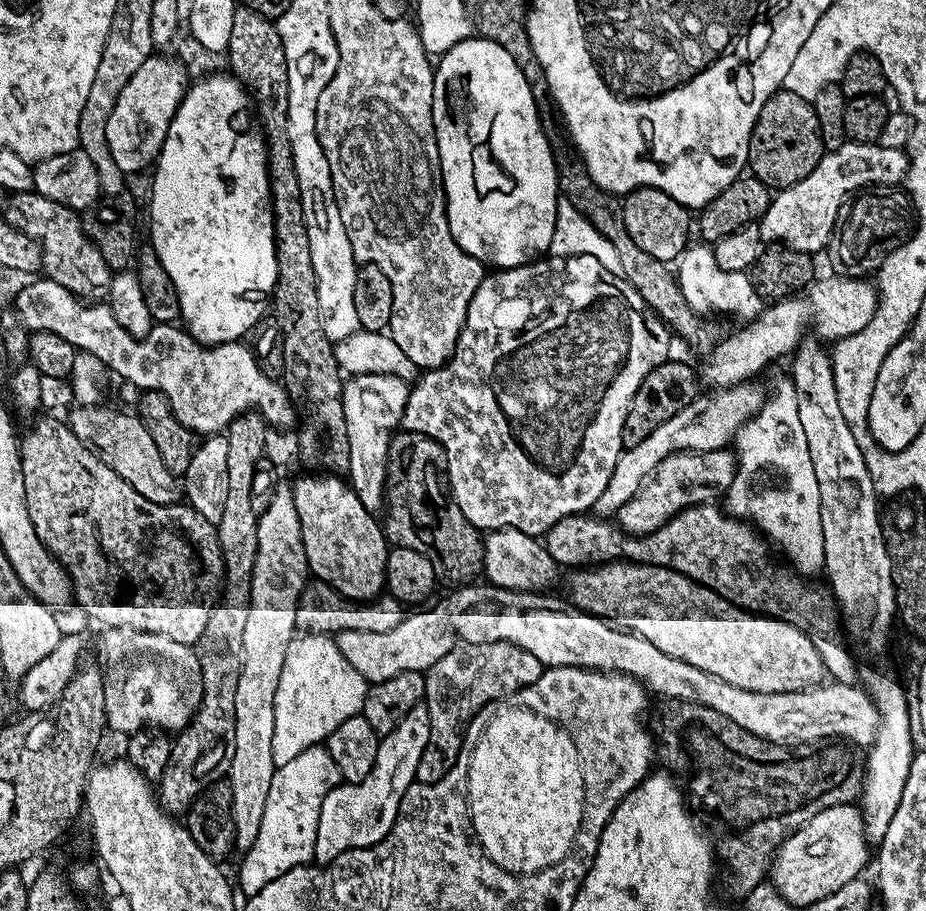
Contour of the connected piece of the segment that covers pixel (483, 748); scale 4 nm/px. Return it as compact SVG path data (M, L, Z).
M505 707L505 712L500 712L484 728L480 741L471 745L468 761L468 816L472 819L472 831L476 833L476 841L480 848L498 867L516 876L529 876L535 872L546 870L554 866L562 858L566 858L576 842L576 835L582 822L584 809L584 784L582 782L582 762L578 750L574 750L574 742L570 742L570 734L559 728L550 718L542 718L542 714L534 714L525 708Z

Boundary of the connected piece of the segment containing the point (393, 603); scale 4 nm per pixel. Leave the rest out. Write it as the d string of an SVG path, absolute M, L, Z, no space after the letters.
M313 579L305 583L300 601L296 603L296 627L304 634L335 634L337 632L373 632L386 634L386 630L394 630L398 622L406 615L405 605L387 594L373 599L371 602L357 602L347 599L322 580Z

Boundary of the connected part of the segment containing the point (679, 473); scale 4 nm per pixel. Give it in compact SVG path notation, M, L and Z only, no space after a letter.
M719 448L713 452L676 452L666 458L647 480L616 512L614 520L629 536L645 536L658 530L683 508L715 501L716 495L727 493L730 482L736 477L736 457L731 451Z

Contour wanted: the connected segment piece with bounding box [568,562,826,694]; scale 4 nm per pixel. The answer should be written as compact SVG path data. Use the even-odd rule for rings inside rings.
M613 562L584 566L573 572L576 573L568 580L568 592L572 595L571 603L575 607L635 632L637 636L646 638L646 642L658 646L662 654L670 654L670 658L698 666L698 670L706 670L706 674L714 674L714 678L722 678L722 682L730 682L730 686L738 686L738 690L782 694L815 688L825 679L822 658L812 637L807 636L801 628L795 628L793 624L778 620L775 616L747 612L745 608L726 602L726 598L714 594L714 590L674 570L653 564Z

